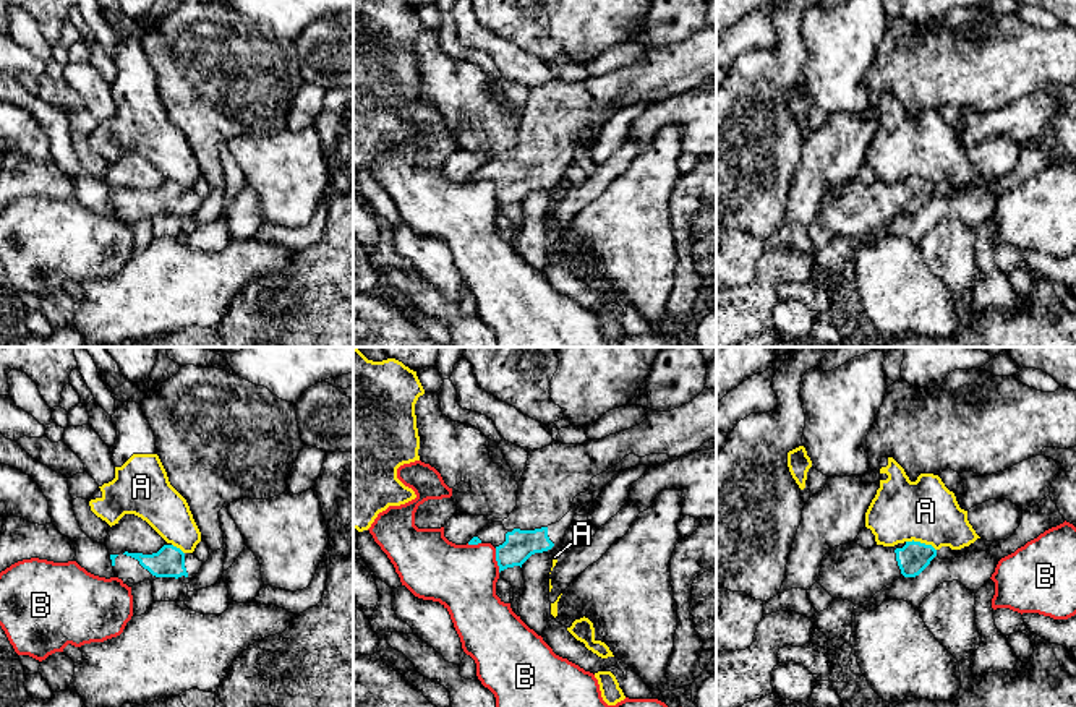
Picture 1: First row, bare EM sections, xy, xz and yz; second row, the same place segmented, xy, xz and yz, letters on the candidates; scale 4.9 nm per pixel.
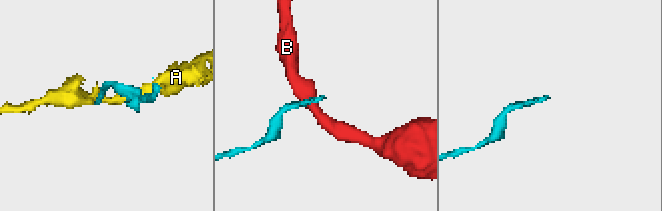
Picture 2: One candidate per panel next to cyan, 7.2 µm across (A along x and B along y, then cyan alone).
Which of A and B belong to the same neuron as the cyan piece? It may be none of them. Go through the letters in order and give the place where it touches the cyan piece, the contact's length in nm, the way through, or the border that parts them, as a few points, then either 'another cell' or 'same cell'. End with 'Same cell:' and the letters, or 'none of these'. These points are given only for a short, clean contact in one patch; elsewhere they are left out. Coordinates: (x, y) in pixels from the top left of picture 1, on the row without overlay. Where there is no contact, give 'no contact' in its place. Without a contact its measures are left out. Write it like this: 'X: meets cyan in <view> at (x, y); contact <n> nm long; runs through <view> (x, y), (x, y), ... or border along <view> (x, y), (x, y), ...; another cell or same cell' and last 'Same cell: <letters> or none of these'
A: meets cyan in yz at (919, 179); contact 160 nm long; border along yz (906, 177), (919, 177), (935, 187); another cell
B: meets cyan in xz at (496, 197); contact 120 nm long; border along xz (495, 185), (499, 208); another cell
Same cell: none of these

